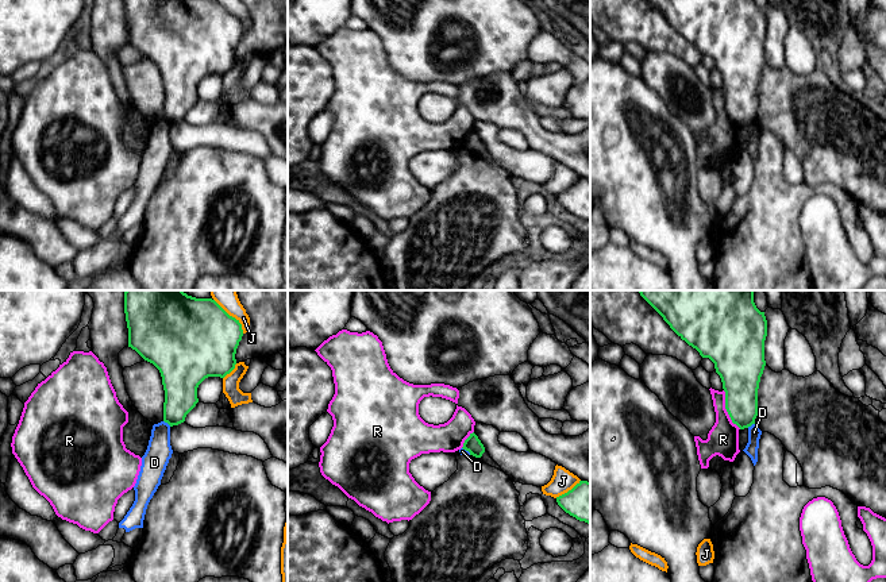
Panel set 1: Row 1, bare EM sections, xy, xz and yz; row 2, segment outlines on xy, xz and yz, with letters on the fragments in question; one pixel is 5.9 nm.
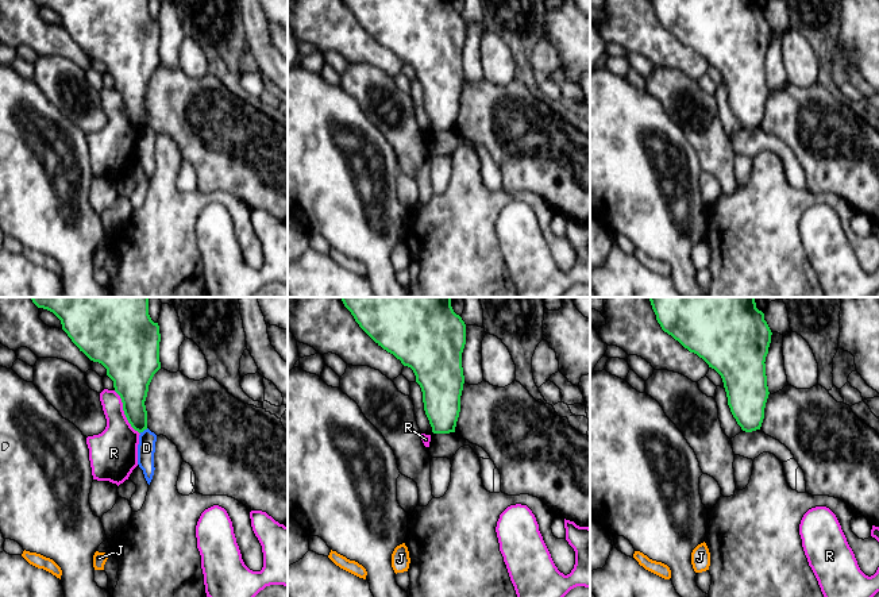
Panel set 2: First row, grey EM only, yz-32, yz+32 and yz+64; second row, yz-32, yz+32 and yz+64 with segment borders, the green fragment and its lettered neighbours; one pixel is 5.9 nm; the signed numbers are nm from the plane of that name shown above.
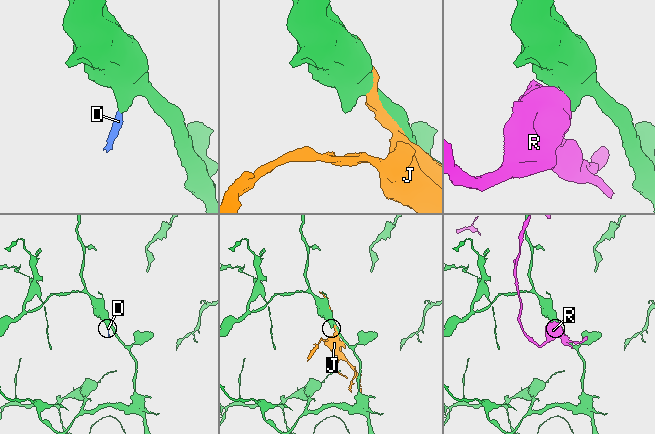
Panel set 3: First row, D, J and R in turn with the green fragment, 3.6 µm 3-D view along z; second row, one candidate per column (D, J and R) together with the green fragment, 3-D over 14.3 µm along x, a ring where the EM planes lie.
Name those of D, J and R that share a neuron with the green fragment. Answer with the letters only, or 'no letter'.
no letter

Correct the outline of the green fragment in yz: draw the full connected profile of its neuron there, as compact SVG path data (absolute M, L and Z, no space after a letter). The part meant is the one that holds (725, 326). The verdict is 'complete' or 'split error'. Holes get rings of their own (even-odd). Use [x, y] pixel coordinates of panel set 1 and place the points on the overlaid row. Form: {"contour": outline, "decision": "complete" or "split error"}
{"contour": "M639 290L670 328L702 358L714 363L725 392L725 409L740 429L755 424L763 374L767 320L754 302L754 290Z", "decision": "complete"}

